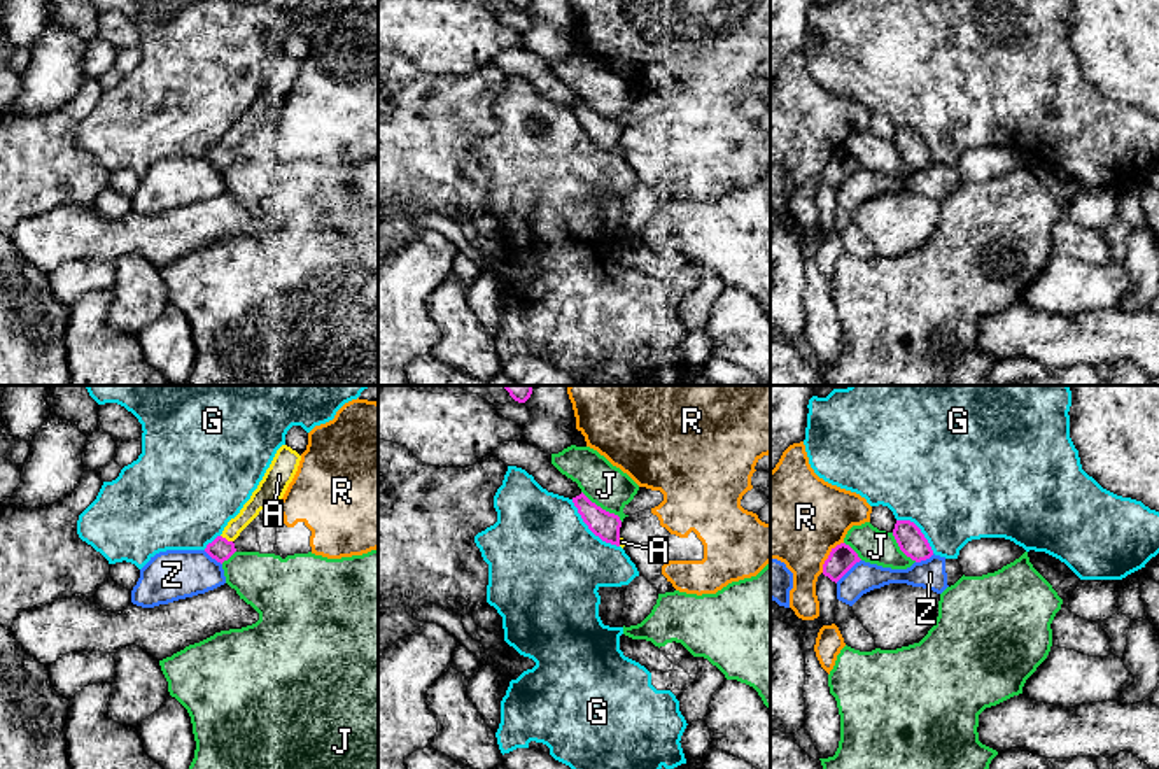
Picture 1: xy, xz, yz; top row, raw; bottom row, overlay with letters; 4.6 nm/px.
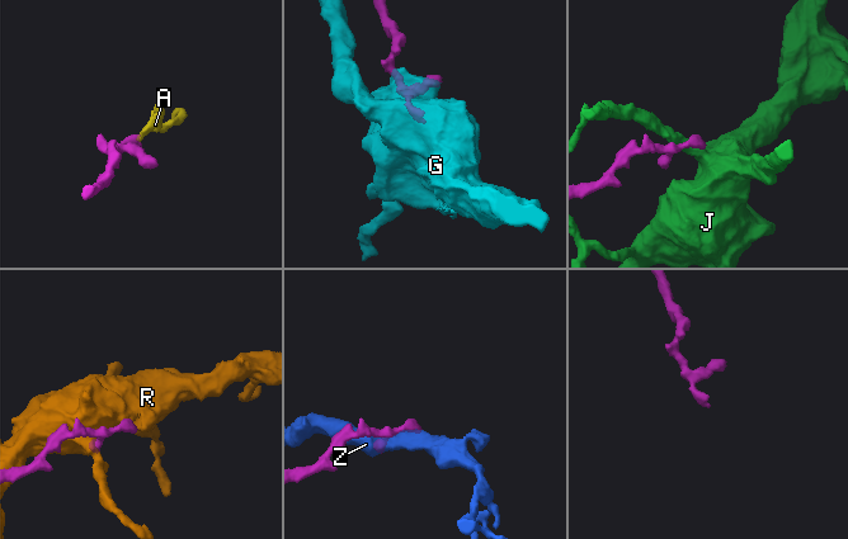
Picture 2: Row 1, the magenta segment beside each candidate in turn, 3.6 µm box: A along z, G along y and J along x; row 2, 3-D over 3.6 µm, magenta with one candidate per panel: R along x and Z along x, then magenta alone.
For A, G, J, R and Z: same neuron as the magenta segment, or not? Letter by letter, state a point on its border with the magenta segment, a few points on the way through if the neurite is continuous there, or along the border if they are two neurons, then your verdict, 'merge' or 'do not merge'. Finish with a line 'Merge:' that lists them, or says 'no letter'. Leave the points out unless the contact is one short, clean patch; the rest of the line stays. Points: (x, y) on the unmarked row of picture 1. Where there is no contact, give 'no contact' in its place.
A: contact xy (224, 146); border xy (221, 142), (231, 149); do not merge
G: contact xz (590, 137); border xz (571, 107), (582, 128), (603, 148), (618, 155); do not merge
J: contact xz (601, 116); do not merge
R: contact yz (828, 163); do not merge
Z: contact yz (848, 177); do not merge
Merge: no letter

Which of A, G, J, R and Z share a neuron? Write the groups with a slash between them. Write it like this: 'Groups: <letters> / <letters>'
Groups: A / G / J / R / Z

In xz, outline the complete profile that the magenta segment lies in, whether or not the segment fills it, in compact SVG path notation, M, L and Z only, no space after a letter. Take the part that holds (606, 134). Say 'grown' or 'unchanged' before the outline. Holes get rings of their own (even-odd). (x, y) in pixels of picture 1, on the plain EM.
unchanged | M583 100L572 105L578 121L588 137L599 144L602 149L620 154L620 135L622 128L618 123L609 121L592 110Z

